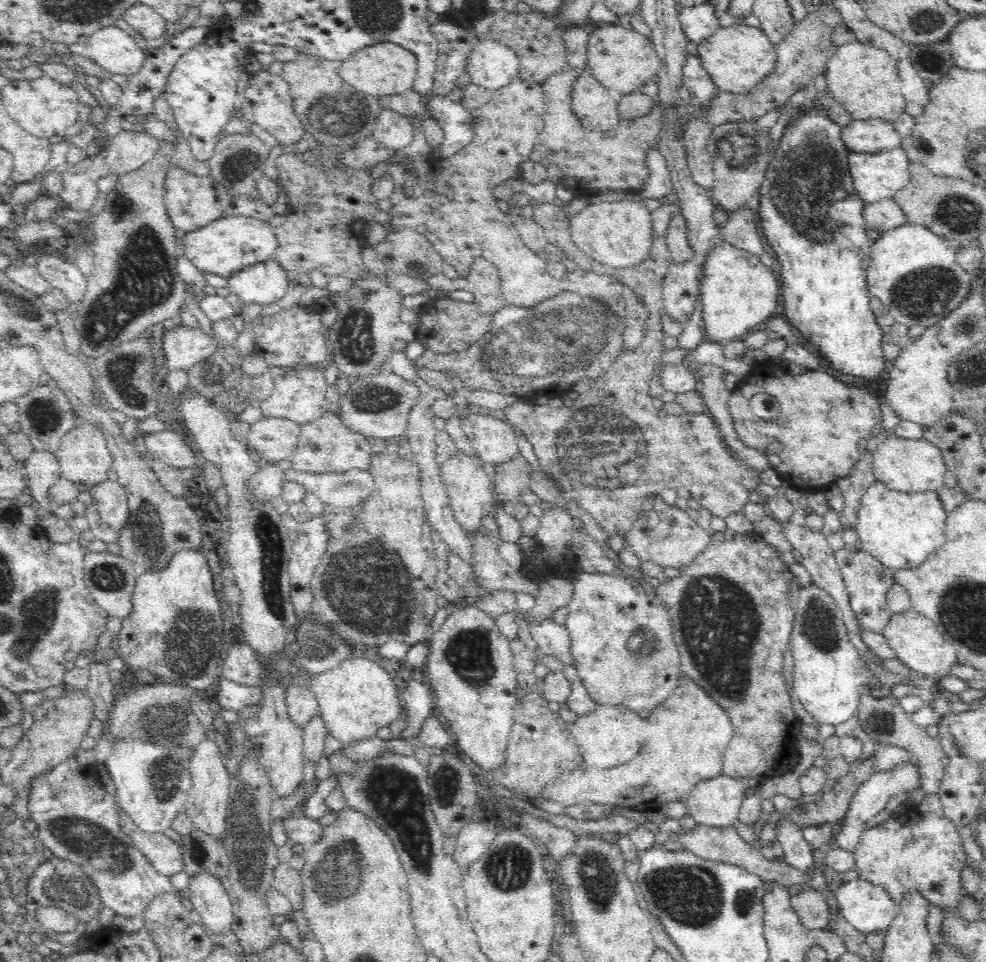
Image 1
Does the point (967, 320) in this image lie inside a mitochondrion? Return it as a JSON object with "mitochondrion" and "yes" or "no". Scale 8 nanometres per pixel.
{"mitochondrion":"yes"}

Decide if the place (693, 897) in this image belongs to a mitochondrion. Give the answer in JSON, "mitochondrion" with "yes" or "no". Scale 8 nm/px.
{"mitochondrion":"yes"}

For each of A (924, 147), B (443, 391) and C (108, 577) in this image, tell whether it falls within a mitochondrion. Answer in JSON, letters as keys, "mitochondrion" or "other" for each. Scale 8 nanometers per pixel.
{"A":"mitochondrion","B":"other","C":"mitochondrion"}

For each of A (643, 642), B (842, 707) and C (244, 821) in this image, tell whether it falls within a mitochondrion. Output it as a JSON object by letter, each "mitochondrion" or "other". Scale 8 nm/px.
{"A":"mitochondrion","B":"other","C":"mitochondrion"}

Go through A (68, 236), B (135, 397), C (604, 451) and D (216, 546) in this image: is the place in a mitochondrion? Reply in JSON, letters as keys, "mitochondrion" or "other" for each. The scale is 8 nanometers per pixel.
{"A":"other","B":"mitochondrion","C":"mitochondrion","D":"other"}

